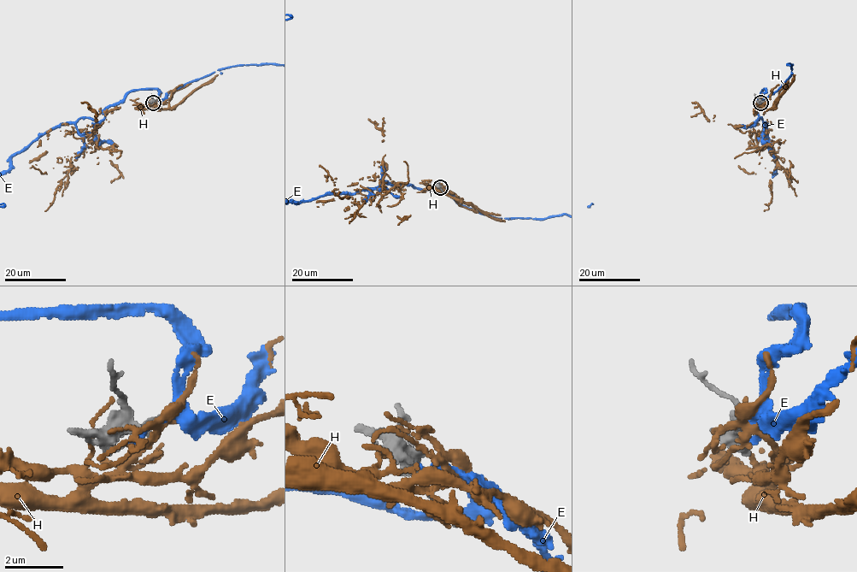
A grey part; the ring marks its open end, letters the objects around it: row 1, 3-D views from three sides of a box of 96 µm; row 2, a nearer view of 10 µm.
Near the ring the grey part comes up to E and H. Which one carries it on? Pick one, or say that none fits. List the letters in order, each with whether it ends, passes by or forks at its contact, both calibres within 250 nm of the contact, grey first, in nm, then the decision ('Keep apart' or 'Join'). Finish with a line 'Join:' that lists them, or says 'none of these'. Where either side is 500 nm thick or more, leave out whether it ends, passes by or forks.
E: It ends there. Thickness 440 nm (grey) against 180 nm. Join
H: It forks there. Thickness 180 nm (grey) against 200 nm. Keep apart
Join: E

